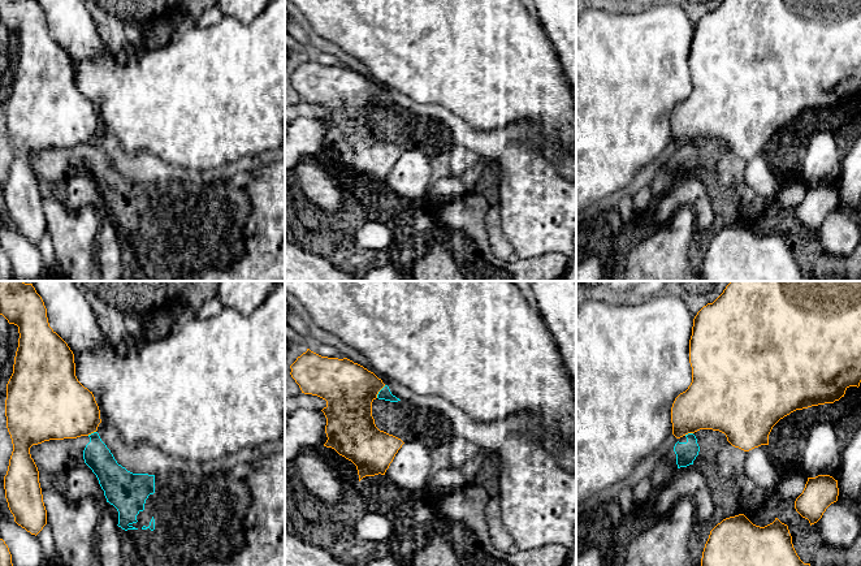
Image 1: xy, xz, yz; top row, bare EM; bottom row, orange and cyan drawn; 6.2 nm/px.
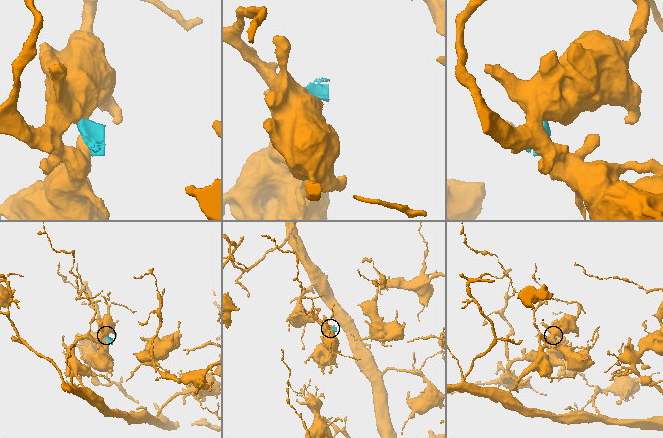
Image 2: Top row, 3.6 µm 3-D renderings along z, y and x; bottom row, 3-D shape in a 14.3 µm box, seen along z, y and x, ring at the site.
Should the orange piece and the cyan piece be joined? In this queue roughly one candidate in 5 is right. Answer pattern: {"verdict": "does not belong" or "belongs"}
{"verdict": "does not belong"}

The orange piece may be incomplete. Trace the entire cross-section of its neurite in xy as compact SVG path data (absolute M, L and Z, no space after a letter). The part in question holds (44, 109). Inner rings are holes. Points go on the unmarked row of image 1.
M0 0L0 23L17 34L20 42L13 82L7 92L5 125L13 160L4 185L5 207L14 230L36 245L47 233L47 219L30 156L96 141L101 131L100 118L92 100L78 90L74 62L49 35L47 17L36 0Z

